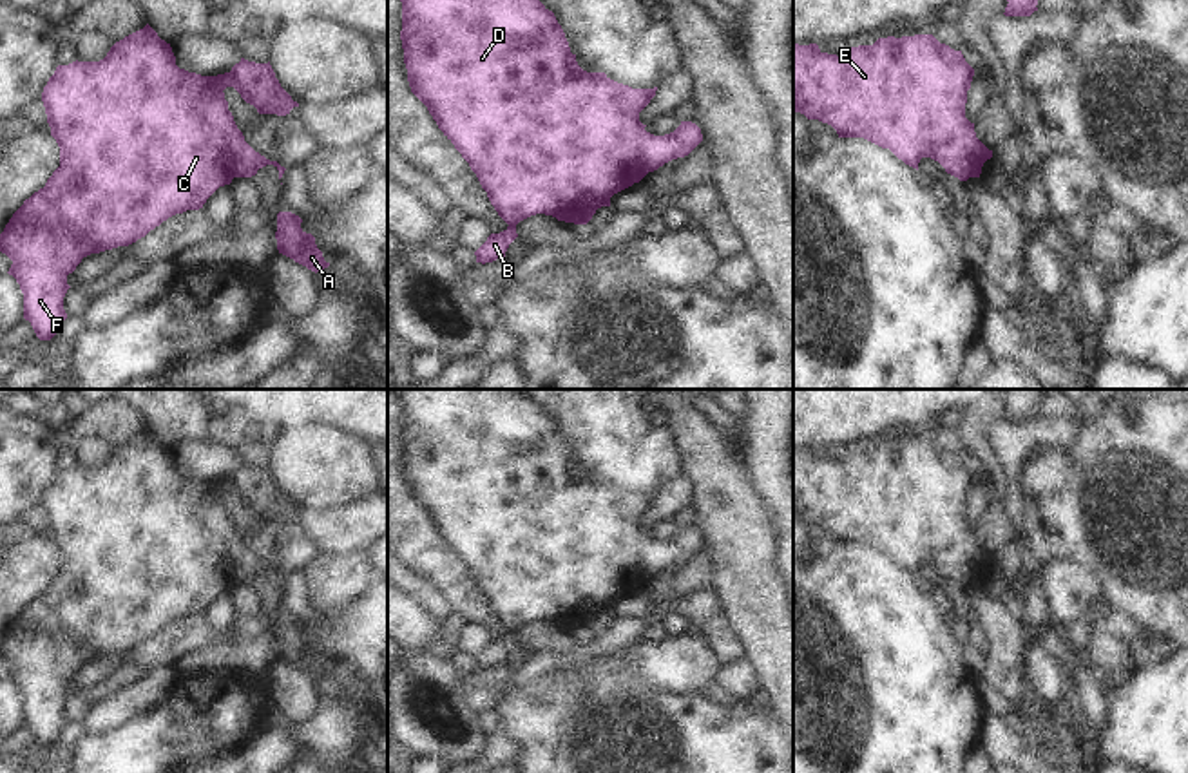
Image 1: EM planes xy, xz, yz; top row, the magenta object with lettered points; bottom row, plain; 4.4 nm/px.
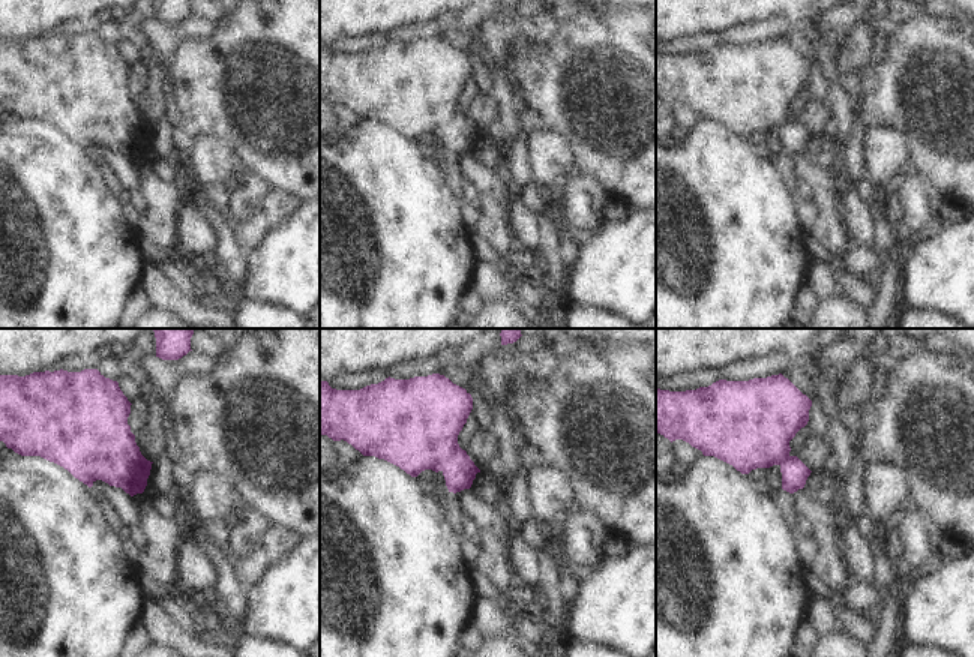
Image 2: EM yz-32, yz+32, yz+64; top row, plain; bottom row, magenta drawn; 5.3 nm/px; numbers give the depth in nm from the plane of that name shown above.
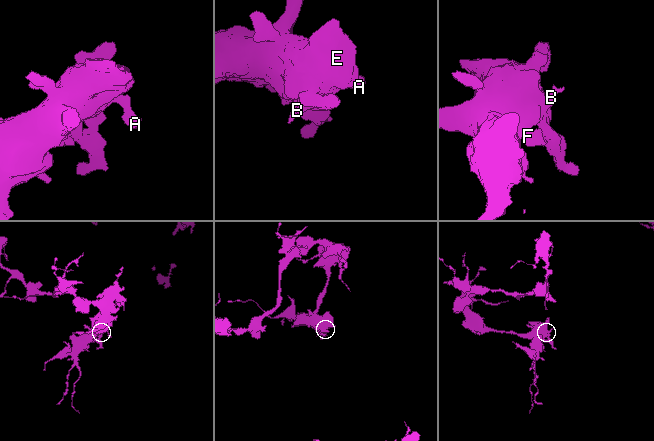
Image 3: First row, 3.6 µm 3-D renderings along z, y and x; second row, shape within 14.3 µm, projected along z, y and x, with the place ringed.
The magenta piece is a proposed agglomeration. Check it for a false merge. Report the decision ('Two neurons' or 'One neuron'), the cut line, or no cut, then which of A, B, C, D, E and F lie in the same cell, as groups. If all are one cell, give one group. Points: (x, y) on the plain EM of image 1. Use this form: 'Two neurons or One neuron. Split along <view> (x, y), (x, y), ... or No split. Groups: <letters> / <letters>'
One neuron. No split. Groups: A B C D E F.

